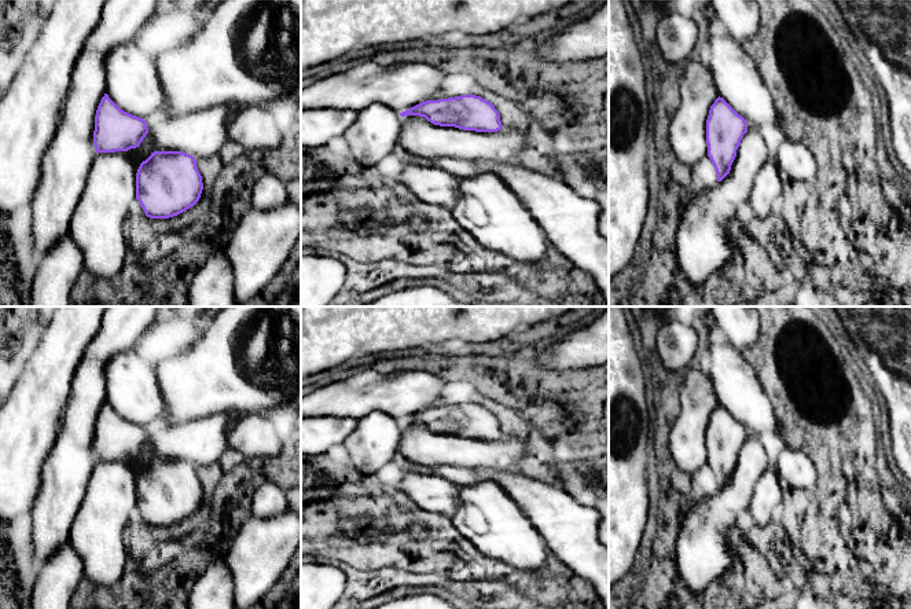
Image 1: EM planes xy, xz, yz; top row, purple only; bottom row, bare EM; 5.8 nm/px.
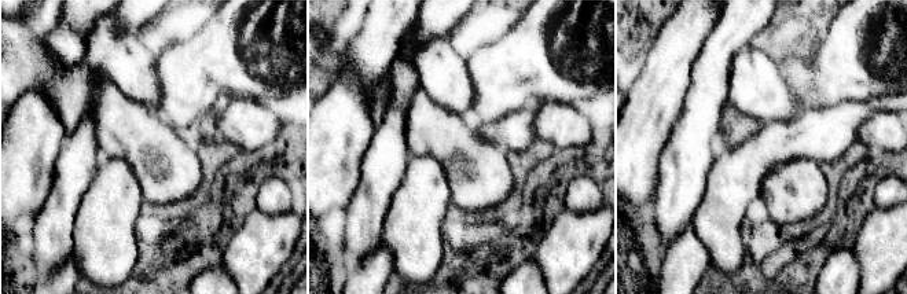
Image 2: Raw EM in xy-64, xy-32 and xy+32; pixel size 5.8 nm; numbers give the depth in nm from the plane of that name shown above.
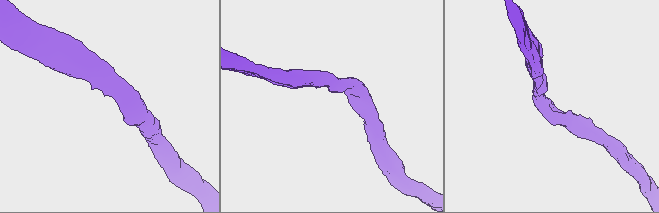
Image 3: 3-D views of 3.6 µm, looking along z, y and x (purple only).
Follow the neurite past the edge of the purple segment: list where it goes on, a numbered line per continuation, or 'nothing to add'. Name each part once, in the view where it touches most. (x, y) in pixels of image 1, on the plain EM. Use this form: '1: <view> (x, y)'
nothing to add

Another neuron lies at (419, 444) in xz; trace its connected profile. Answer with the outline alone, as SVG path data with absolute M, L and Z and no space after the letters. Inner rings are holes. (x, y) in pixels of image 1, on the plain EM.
M405 423L398 451L409 461L423 466L449 463L514 470L525 456L525 441L507 434L502 434L497 440L464 439L434 433L425 425Z

